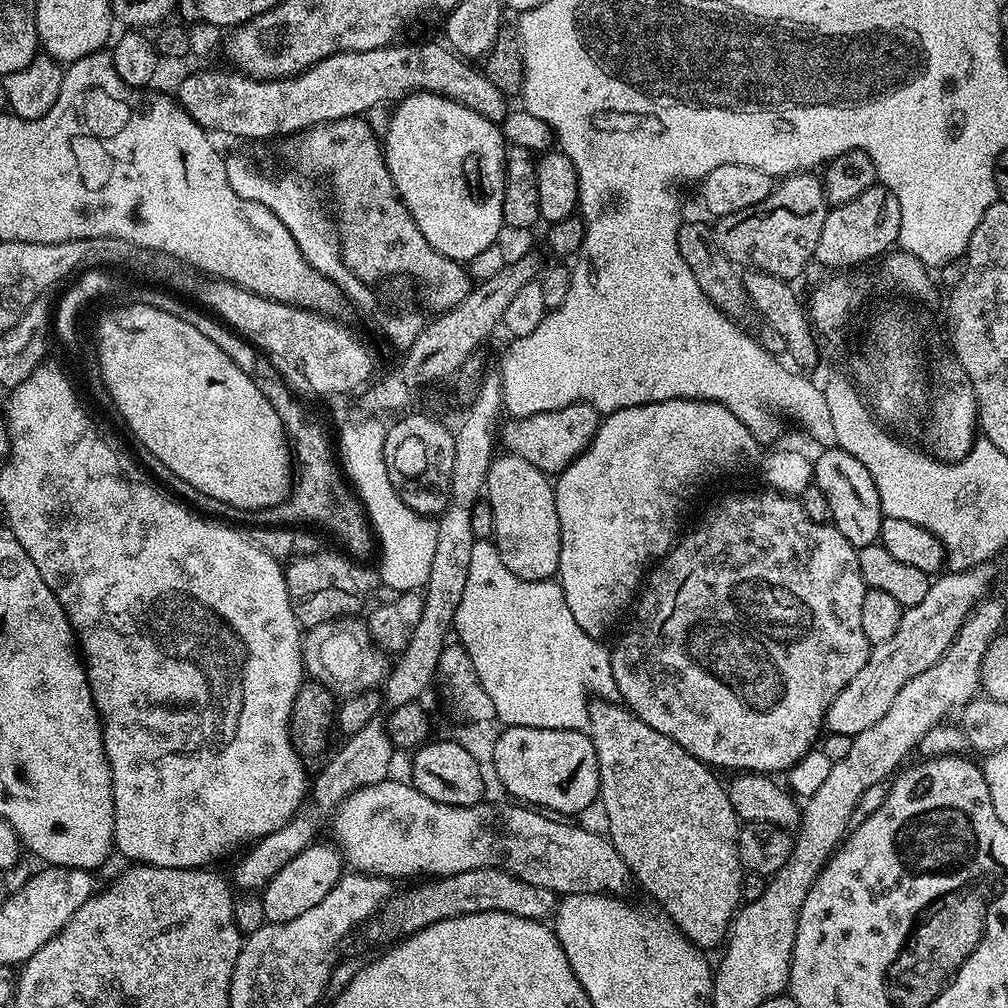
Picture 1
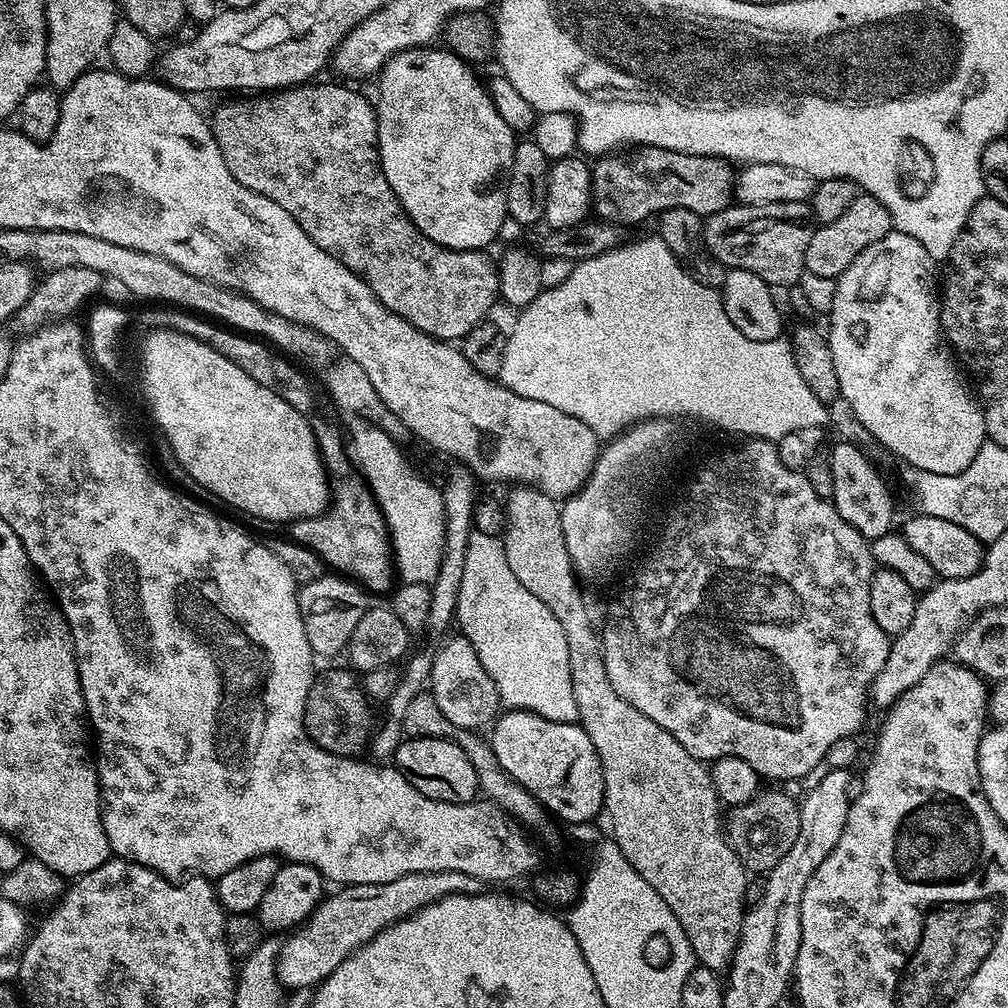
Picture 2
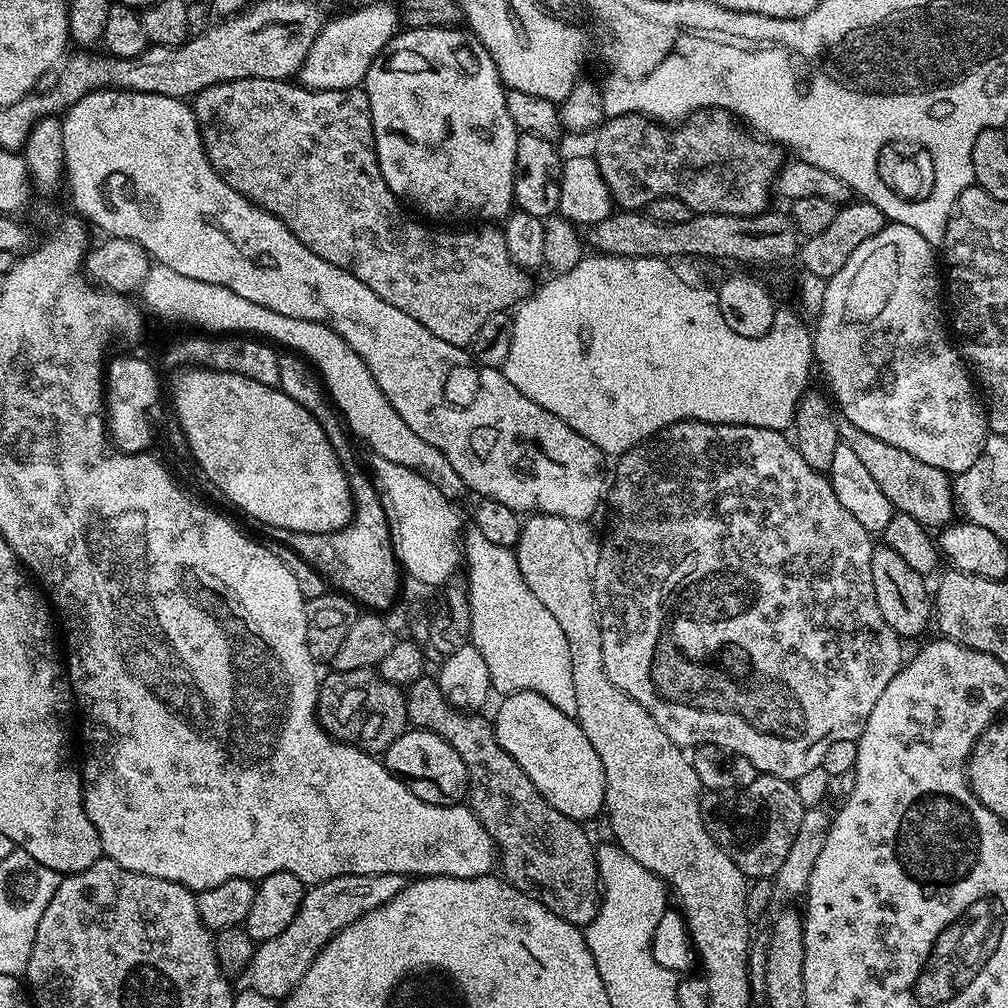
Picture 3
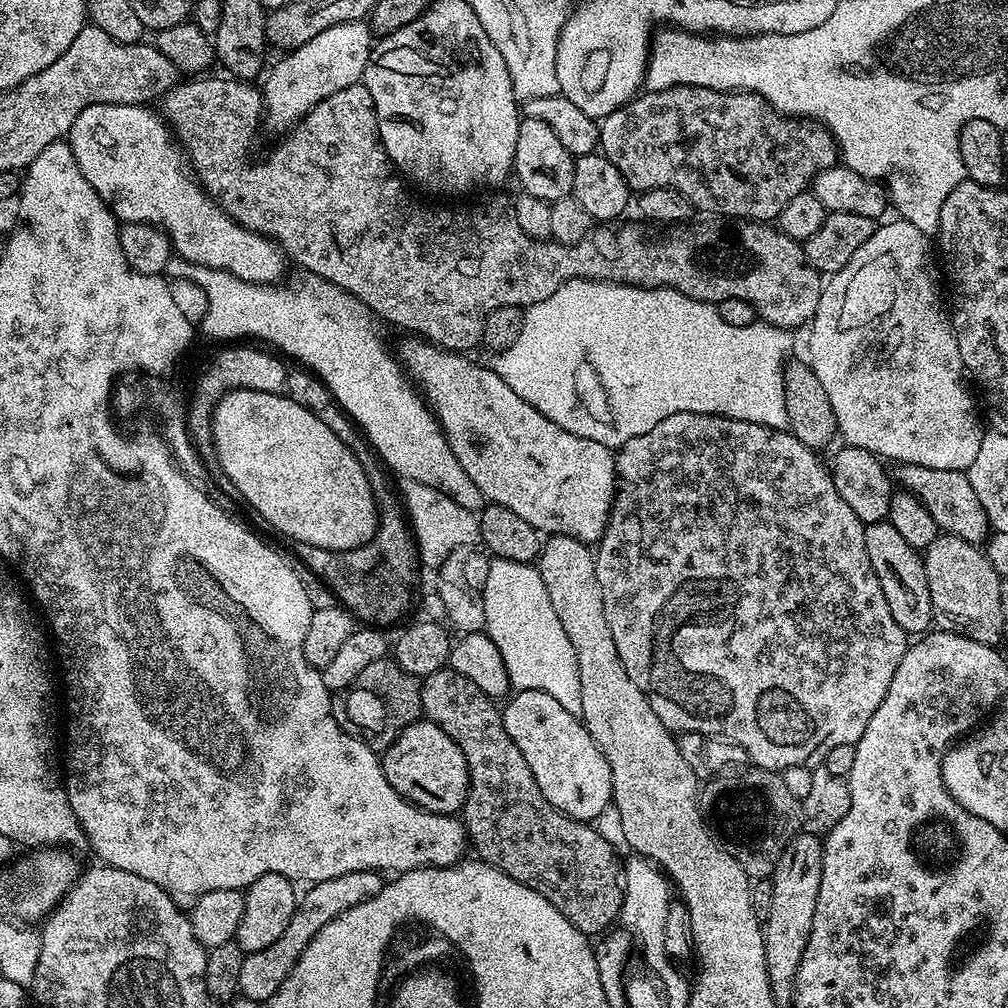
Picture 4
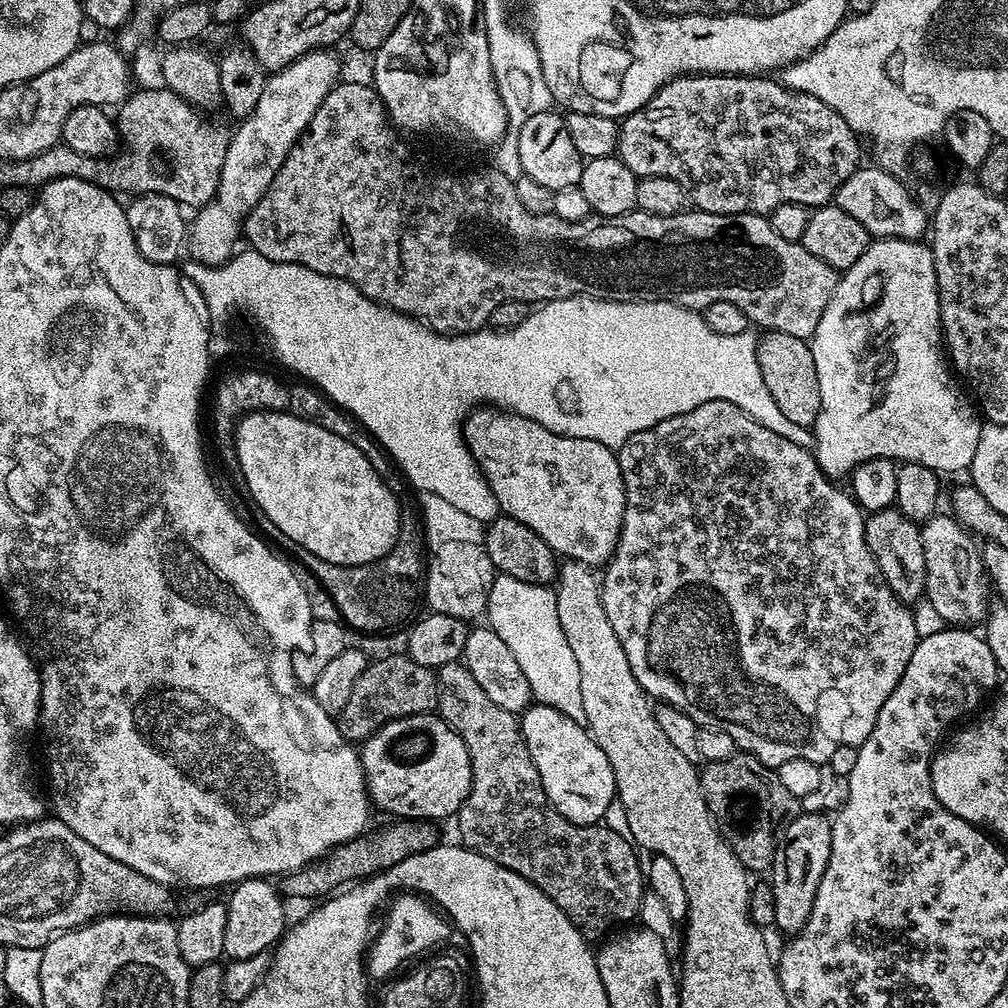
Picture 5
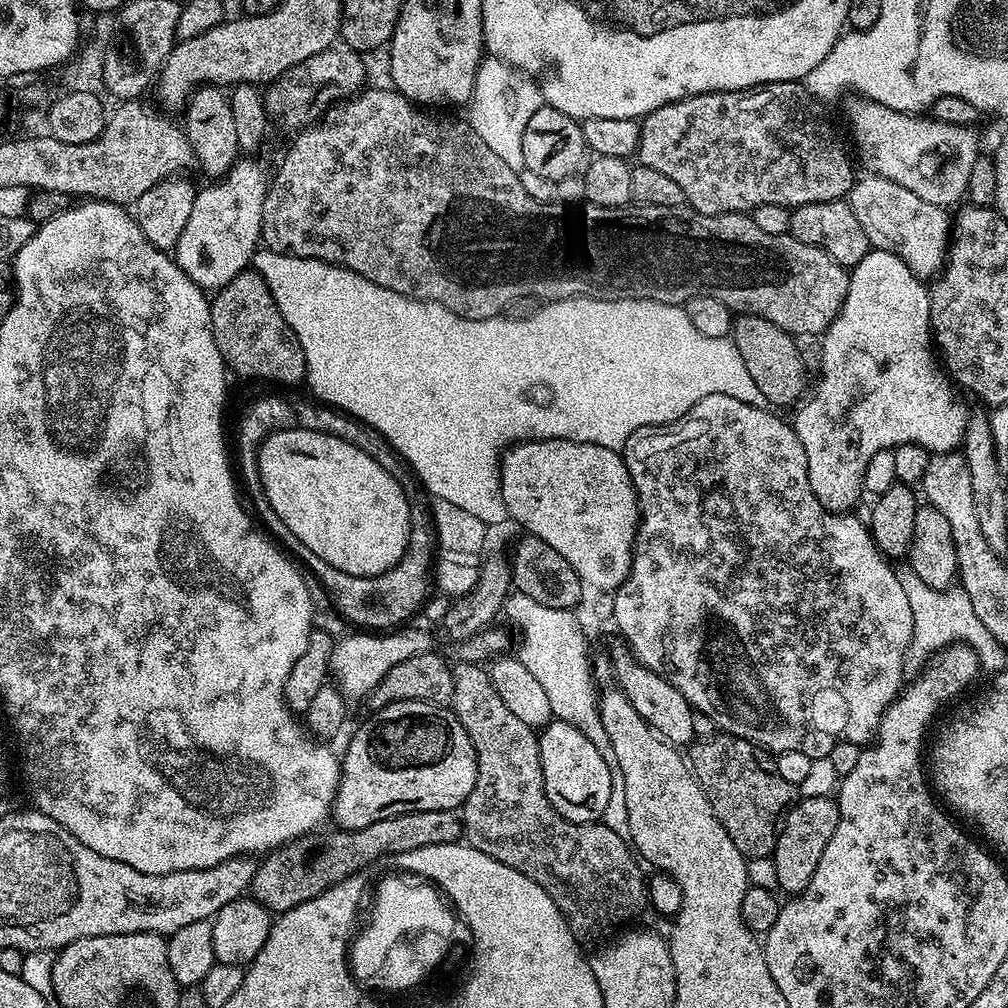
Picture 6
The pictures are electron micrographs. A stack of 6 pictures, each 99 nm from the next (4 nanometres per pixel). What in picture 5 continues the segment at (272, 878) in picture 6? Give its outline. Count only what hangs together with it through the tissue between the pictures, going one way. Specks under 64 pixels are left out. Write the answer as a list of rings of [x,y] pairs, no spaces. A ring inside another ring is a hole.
[[[396,818],[389,828],[369,830],[364,835],[354,838],[337,848],[331,848],[325,856],[321,856],[315,864],[307,864],[296,872],[289,872],[279,881],[278,887],[285,897],[297,896],[300,900],[312,900],[327,897],[353,882],[367,880],[377,872],[384,872],[390,866],[398,866],[402,858],[410,858],[410,854],[422,854],[441,843],[442,836],[431,820],[409,820]]]

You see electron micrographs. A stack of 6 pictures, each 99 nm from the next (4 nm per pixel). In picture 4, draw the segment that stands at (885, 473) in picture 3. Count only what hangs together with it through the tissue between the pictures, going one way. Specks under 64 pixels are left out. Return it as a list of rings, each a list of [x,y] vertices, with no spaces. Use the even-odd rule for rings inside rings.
[[[900,464],[894,472],[894,480],[903,491],[914,494],[930,510],[930,518],[941,533],[951,534],[977,546],[983,545],[990,535],[987,512],[978,502],[967,471],[934,470],[930,466]]]

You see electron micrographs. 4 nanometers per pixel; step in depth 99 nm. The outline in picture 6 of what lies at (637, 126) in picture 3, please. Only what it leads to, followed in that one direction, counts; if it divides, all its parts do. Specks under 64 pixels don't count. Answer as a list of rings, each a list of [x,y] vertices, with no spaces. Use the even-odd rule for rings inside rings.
[[[784,80],[780,84],[766,84],[757,86],[743,92],[707,92],[697,96],[687,96],[676,104],[667,104],[650,115],[643,117],[640,125],[640,151],[638,153],[639,163],[666,174],[671,181],[676,182],[682,188],[686,198],[687,207],[693,208],[695,212],[717,216],[727,212],[742,212],[751,214],[758,206],[773,204],[786,209],[794,209],[810,202],[830,202],[831,200],[844,200],[851,192],[854,183],[852,176],[852,160],[844,149],[842,141],[836,137],[828,116],[823,112],[821,101],[808,93],[803,83],[795,80]]]

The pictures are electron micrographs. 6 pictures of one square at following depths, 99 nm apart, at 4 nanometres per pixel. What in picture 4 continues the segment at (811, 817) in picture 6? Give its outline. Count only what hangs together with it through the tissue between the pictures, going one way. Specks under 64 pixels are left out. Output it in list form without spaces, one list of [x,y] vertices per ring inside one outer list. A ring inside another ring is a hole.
[[[801,830],[782,850],[778,866],[771,874],[773,898],[769,916],[763,925],[764,953],[770,990],[780,1006],[791,1005],[796,994],[798,966],[802,966],[802,954],[806,954],[806,942],[810,942],[810,926],[814,926],[814,910],[818,906],[823,857],[821,837],[811,831]]]

